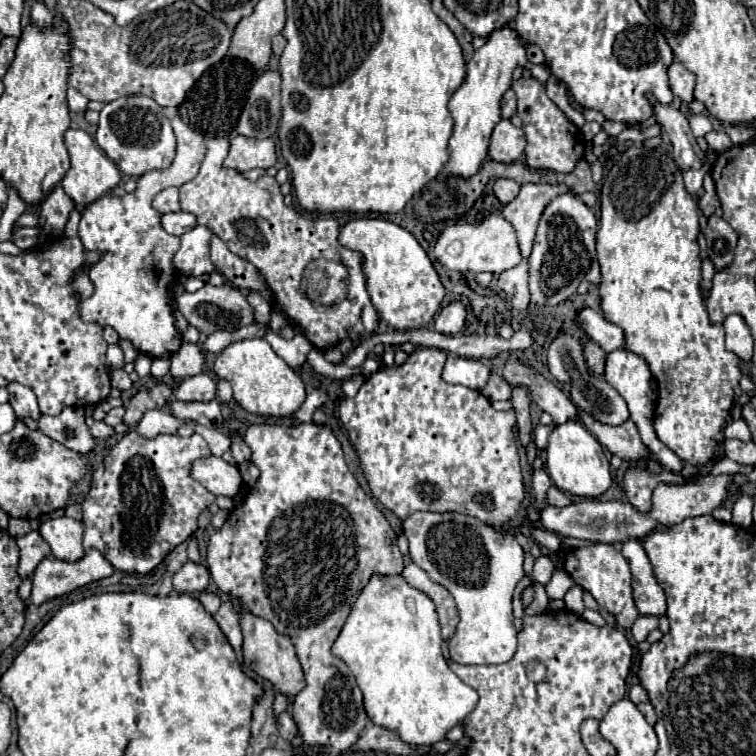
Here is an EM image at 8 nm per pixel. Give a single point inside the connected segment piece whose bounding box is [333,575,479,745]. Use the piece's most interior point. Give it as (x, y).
(391, 642)

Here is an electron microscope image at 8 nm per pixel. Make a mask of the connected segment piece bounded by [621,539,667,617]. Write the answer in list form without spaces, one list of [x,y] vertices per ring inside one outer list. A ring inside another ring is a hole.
[[[629,539],[623,543],[623,557],[627,559],[631,567],[631,587],[633,587],[633,599],[635,607],[641,615],[665,615],[665,591],[657,583],[653,575],[651,561],[637,539]]]

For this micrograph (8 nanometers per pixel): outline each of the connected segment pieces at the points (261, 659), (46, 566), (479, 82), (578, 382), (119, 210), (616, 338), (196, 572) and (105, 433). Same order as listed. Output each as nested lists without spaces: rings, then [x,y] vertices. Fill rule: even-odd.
[[[245,613],[241,617],[241,627],[243,627],[243,643],[245,643],[243,645],[243,663],[247,667],[251,667],[257,675],[261,675],[263,679],[271,681],[279,693],[295,697],[305,687],[305,677],[303,677],[303,669],[295,655],[291,639],[285,635],[279,635],[269,621],[255,617],[253,613]]]
[[[97,549],[87,551],[85,557],[75,563],[59,561],[49,555],[37,565],[33,573],[33,589],[29,601],[33,605],[41,605],[49,599],[71,593],[77,587],[109,577],[111,573],[111,563]]]
[[[505,25],[497,31],[493,31],[487,37],[487,43],[475,51],[475,55],[467,63],[465,81],[461,83],[461,87],[455,91],[455,95],[449,101],[449,111],[455,119],[453,137],[449,141],[451,159],[439,177],[449,177],[449,175],[471,177],[479,171],[483,159],[487,157],[491,131],[501,121],[501,109],[499,109],[501,97],[511,87],[511,73],[517,65],[535,69],[535,65],[527,59],[525,45],[523,45],[519,33],[511,25]]]
[[[563,331],[557,333],[557,337],[549,343],[549,349],[547,349],[547,365],[553,377],[559,377],[559,381],[571,385],[569,393],[571,393],[573,403],[577,403],[577,407],[581,407],[583,411],[589,411],[593,417],[601,419],[601,423],[617,425],[629,419],[627,403],[621,399],[621,395],[605,379],[589,373],[585,357],[583,357],[583,345],[573,335],[567,335]]]
[[[179,115],[171,117],[171,125],[177,137],[175,159],[165,169],[147,171],[139,177],[137,189],[123,197],[113,197],[105,193],[93,201],[81,215],[79,239],[89,251],[107,251],[107,255],[87,267],[89,277],[95,283],[95,293],[81,301],[81,317],[85,321],[111,325],[121,339],[129,339],[133,347],[149,357],[169,357],[177,347],[181,347],[181,335],[175,329],[171,293],[169,287],[175,283],[179,271],[173,267],[173,251],[177,251],[179,239],[169,235],[161,227],[161,213],[153,211],[151,201],[157,191],[167,187],[181,187],[191,181],[201,167],[205,157],[205,137],[189,129]]]
[[[583,307],[577,311],[575,317],[575,325],[579,325],[579,329],[585,333],[587,339],[599,343],[607,353],[621,349],[623,347],[623,329],[609,323],[599,311]]]
[[[187,561],[181,571],[173,575],[173,587],[179,593],[193,593],[193,591],[205,591],[209,585],[209,569],[203,563]]]
[[[87,417],[87,423],[89,423],[89,429],[93,431],[95,439],[107,439],[107,437],[115,435],[115,429],[109,427],[105,421],[95,421],[95,419]]]

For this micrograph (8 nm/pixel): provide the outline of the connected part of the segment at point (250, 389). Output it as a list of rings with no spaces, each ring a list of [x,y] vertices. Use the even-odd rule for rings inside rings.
[[[263,337],[231,343],[215,361],[215,373],[227,379],[233,389],[233,399],[247,411],[263,417],[291,417],[305,401],[305,383]]]

